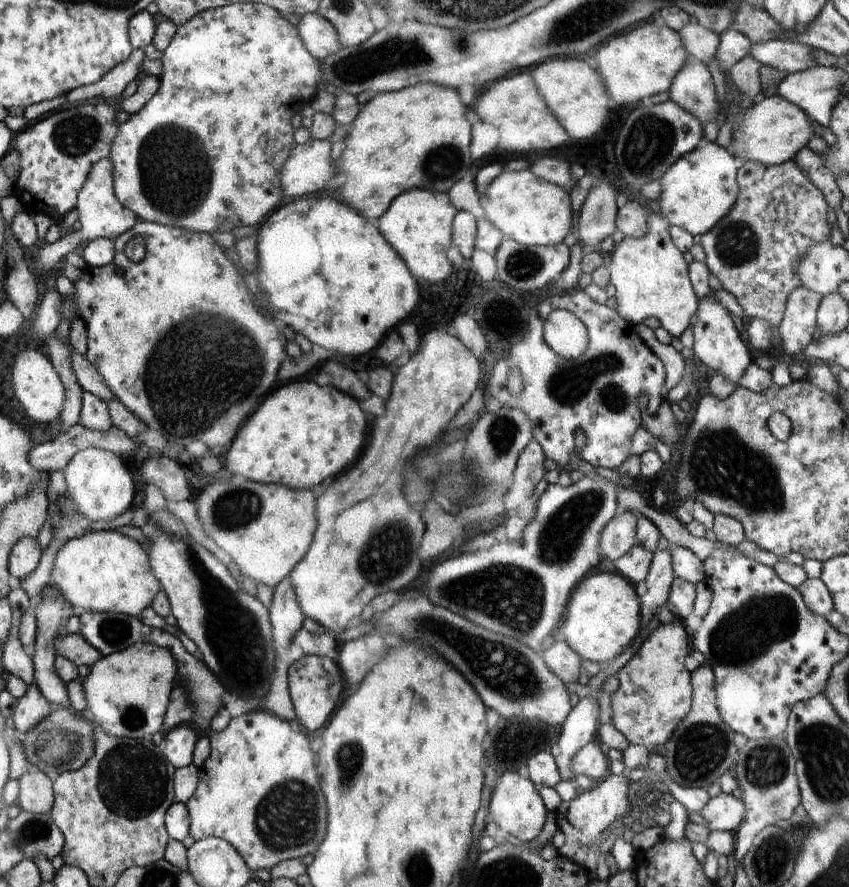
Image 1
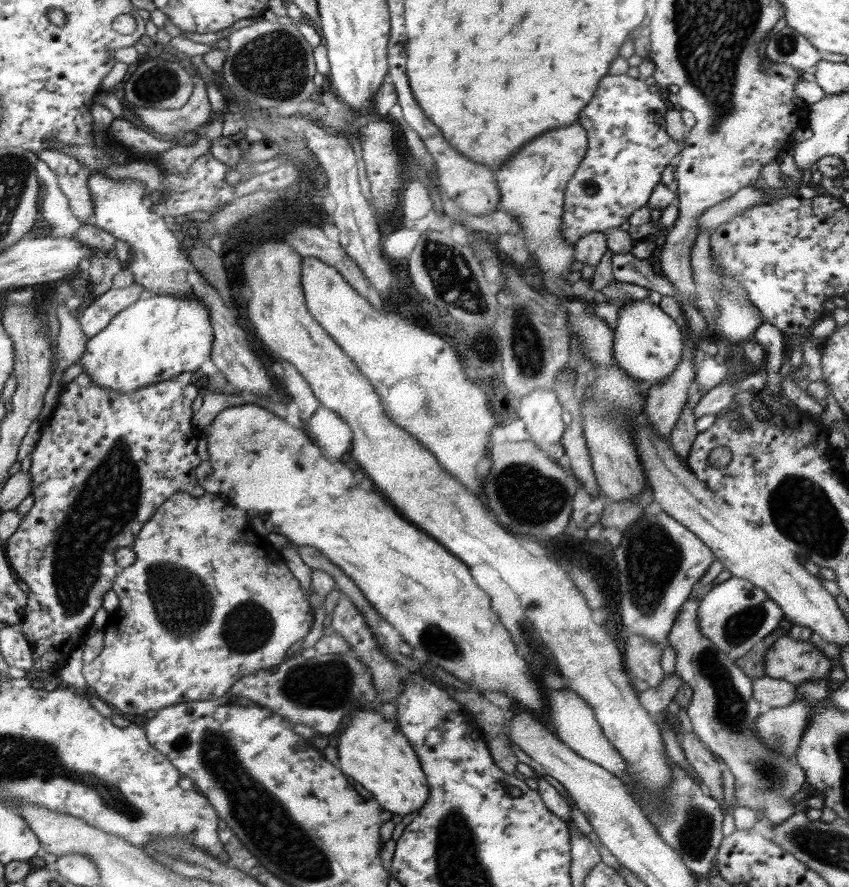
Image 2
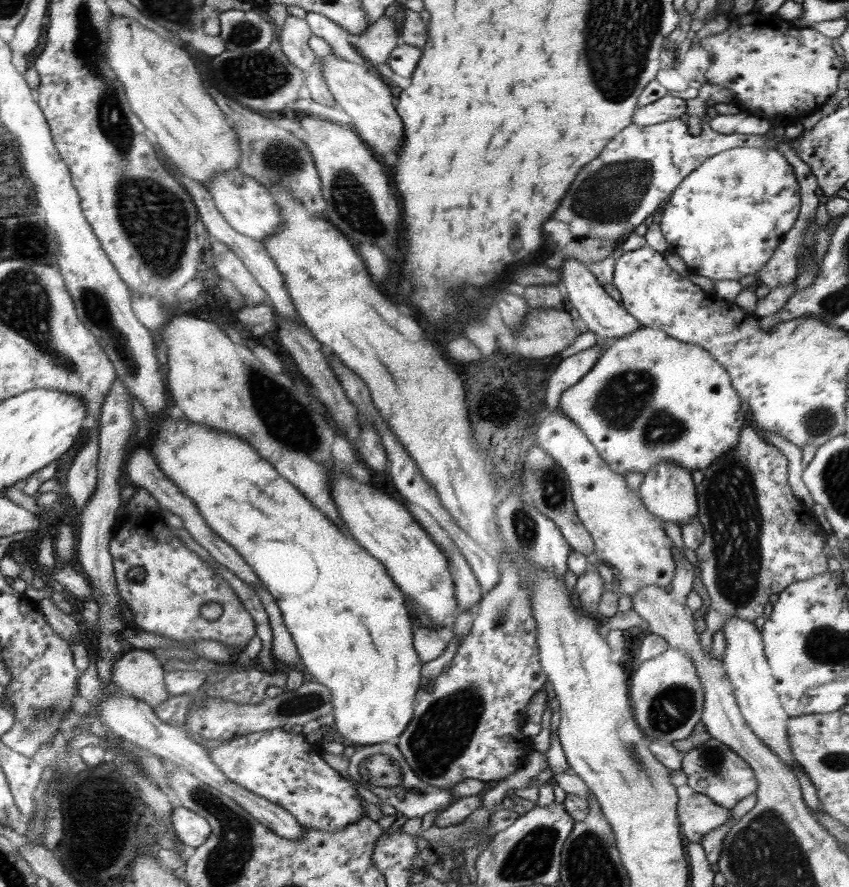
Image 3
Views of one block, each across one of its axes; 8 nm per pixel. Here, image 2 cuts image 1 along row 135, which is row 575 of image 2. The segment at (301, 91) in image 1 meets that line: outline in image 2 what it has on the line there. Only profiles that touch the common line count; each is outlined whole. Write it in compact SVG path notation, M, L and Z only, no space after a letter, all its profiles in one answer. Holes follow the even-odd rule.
M178 491L170 495L170 498L156 509L148 522L144 523L131 547L136 551L136 560L130 566L121 569L112 582L112 589L118 595L119 605L109 613L106 627L102 628L103 648L90 664L83 666L83 675L89 691L123 714L146 714L148 710L159 711L166 706L188 701L223 700L239 678L284 662L288 648L298 640L303 640L313 626L314 611L304 598L298 579L288 568L281 551L266 540L258 540L258 534L248 526L246 512L224 504L217 493L205 492L202 496L195 497Z

